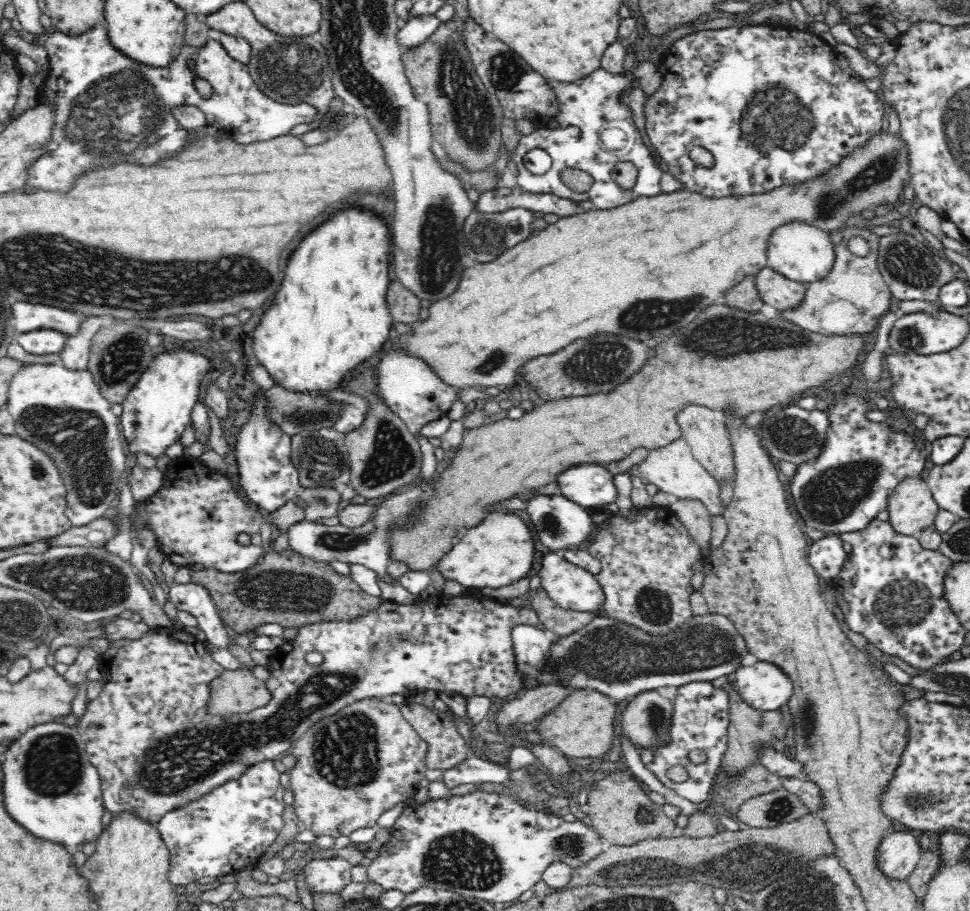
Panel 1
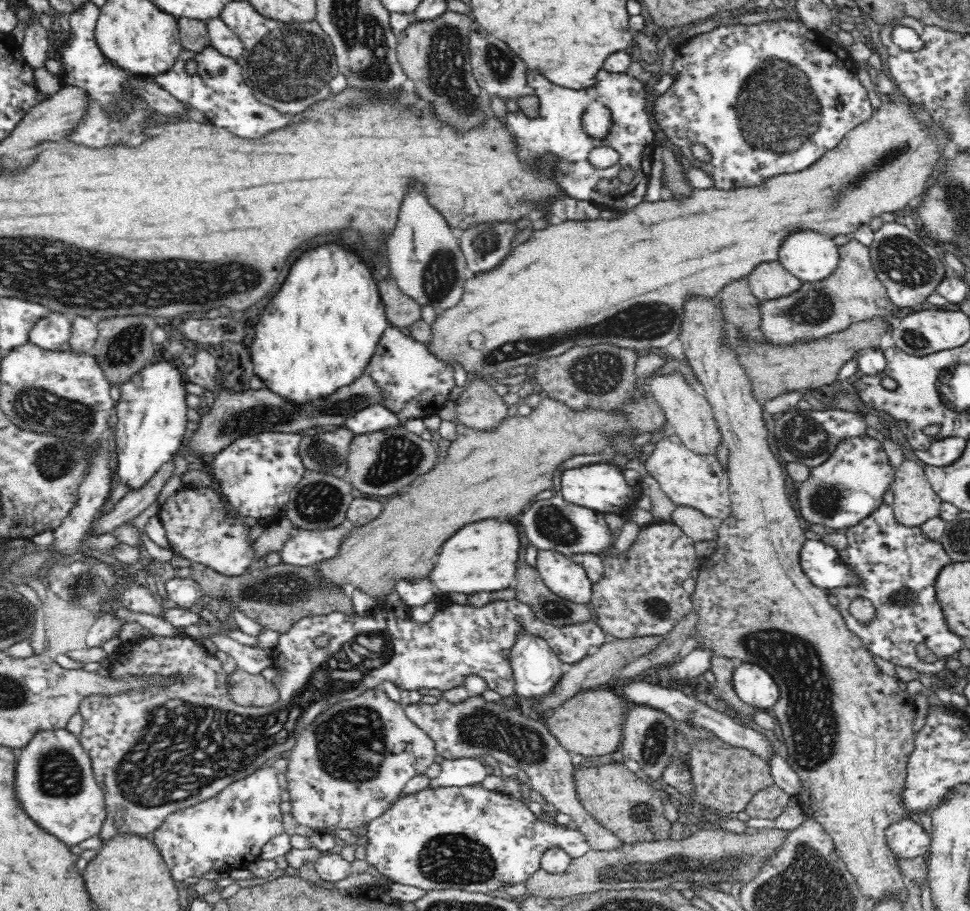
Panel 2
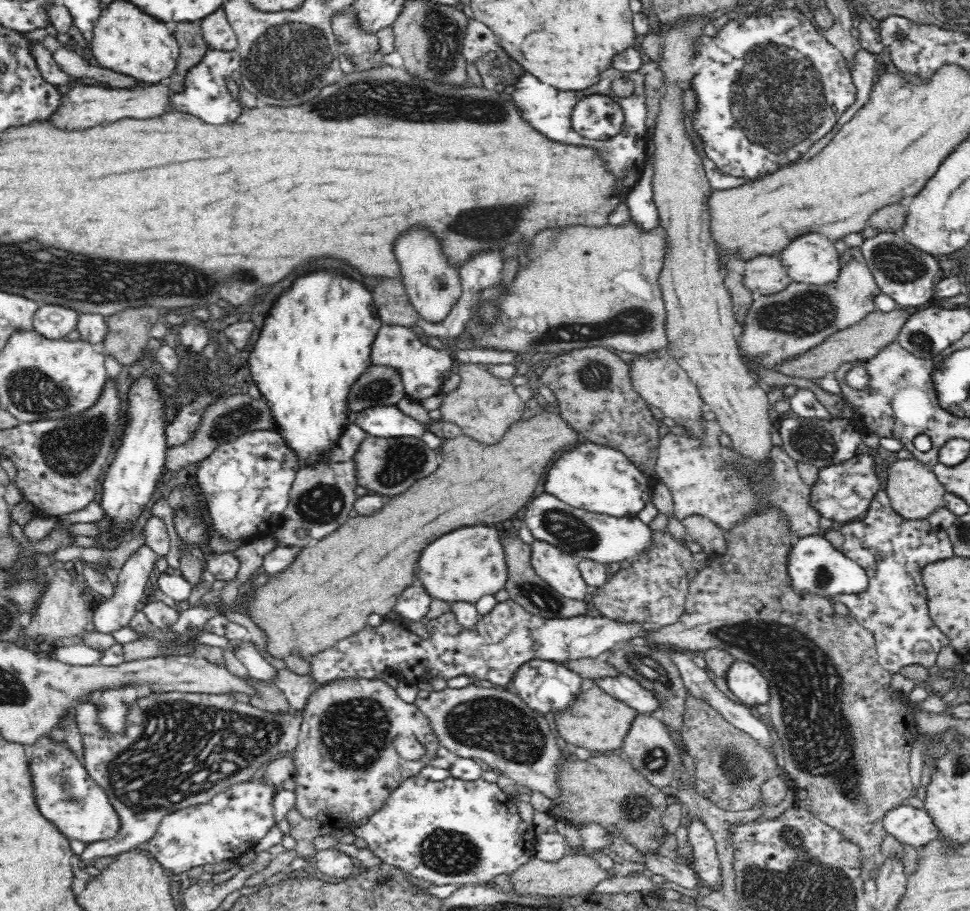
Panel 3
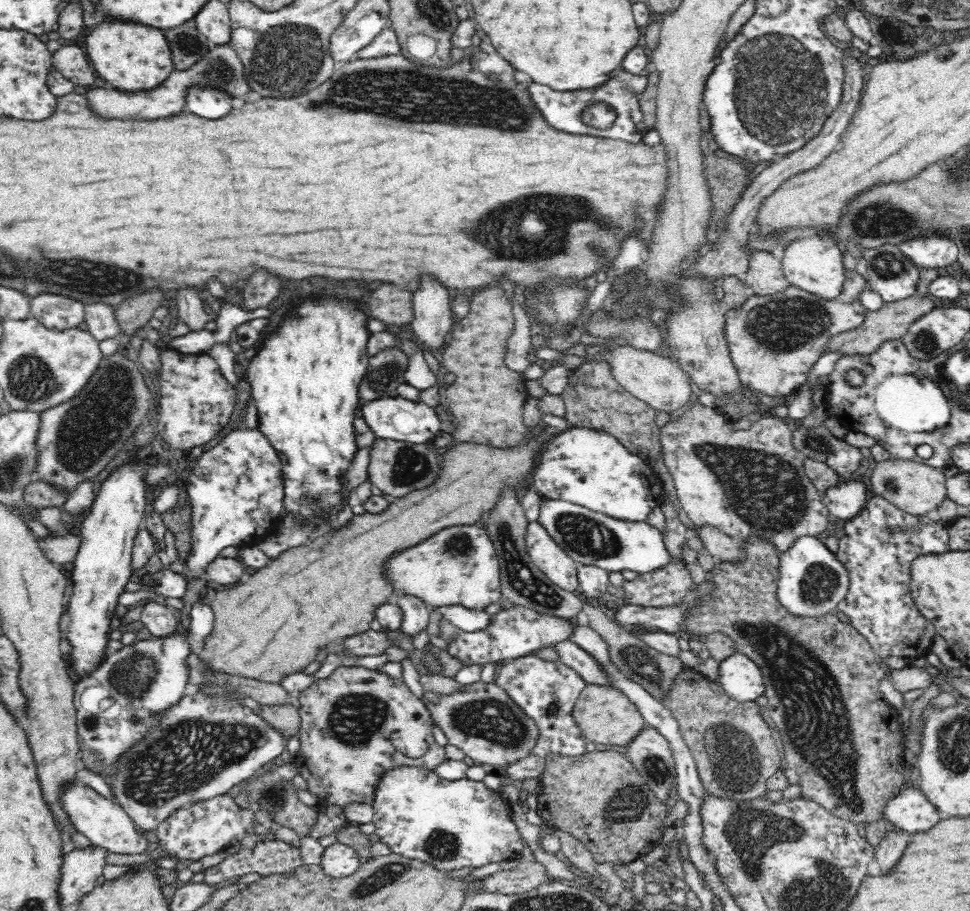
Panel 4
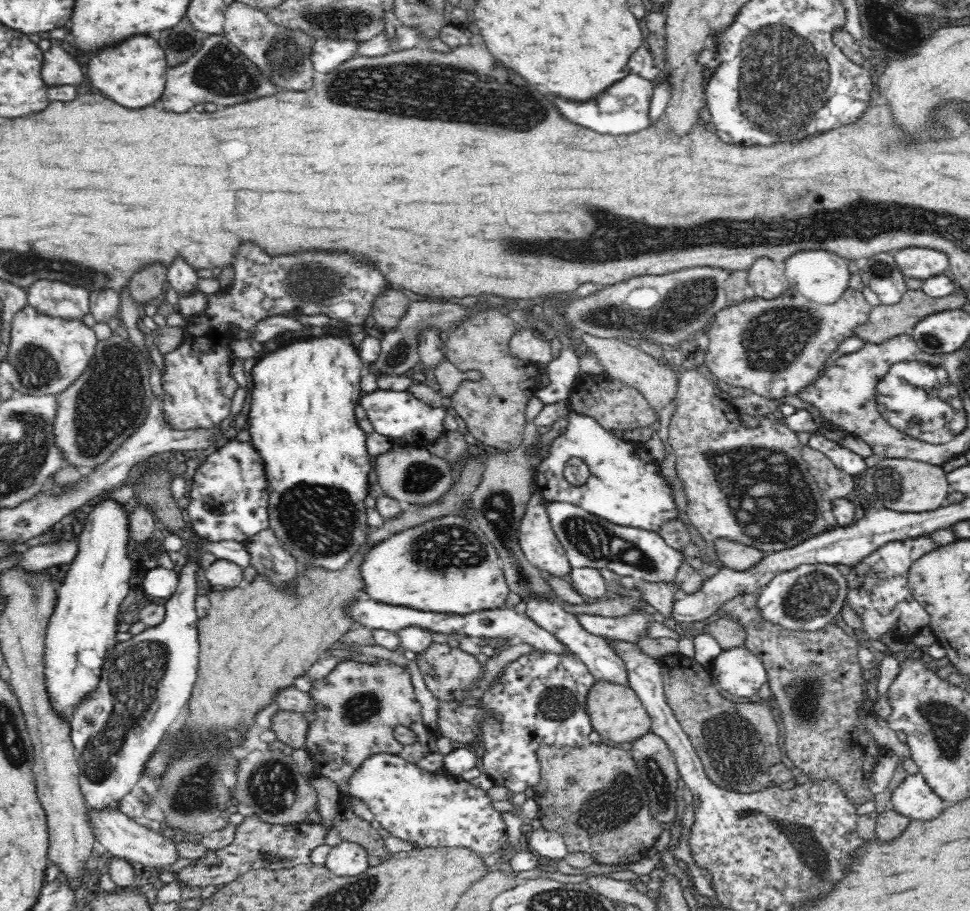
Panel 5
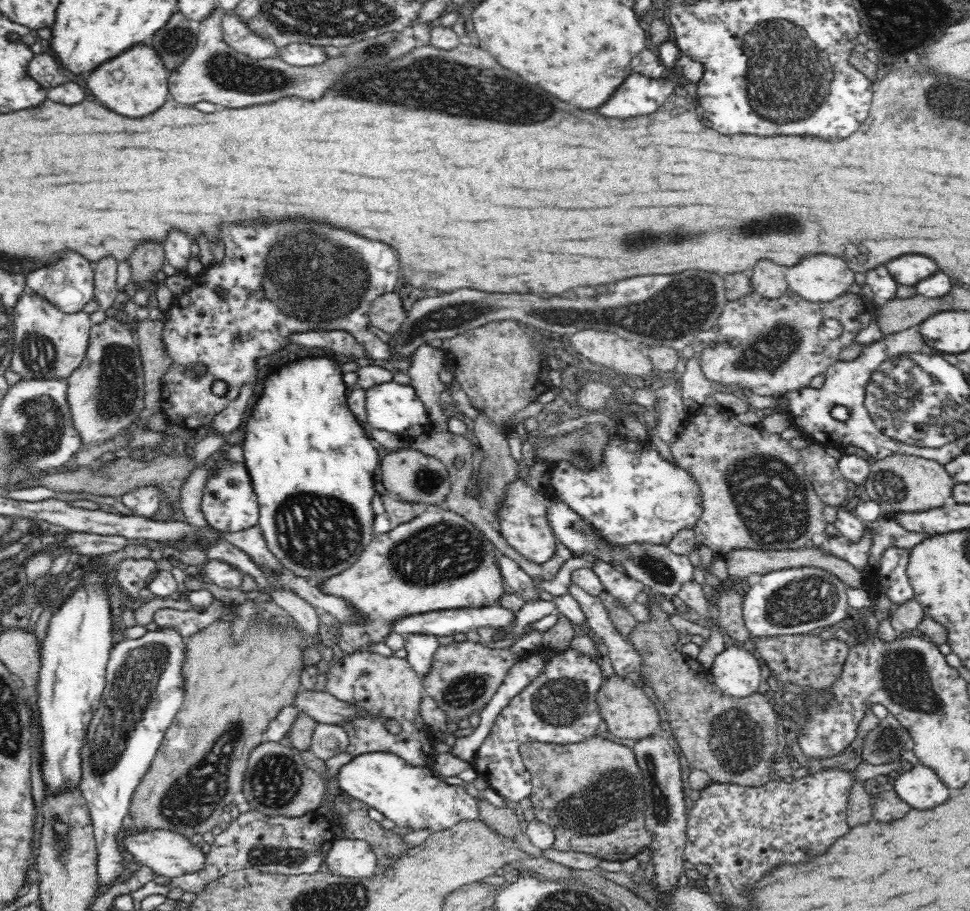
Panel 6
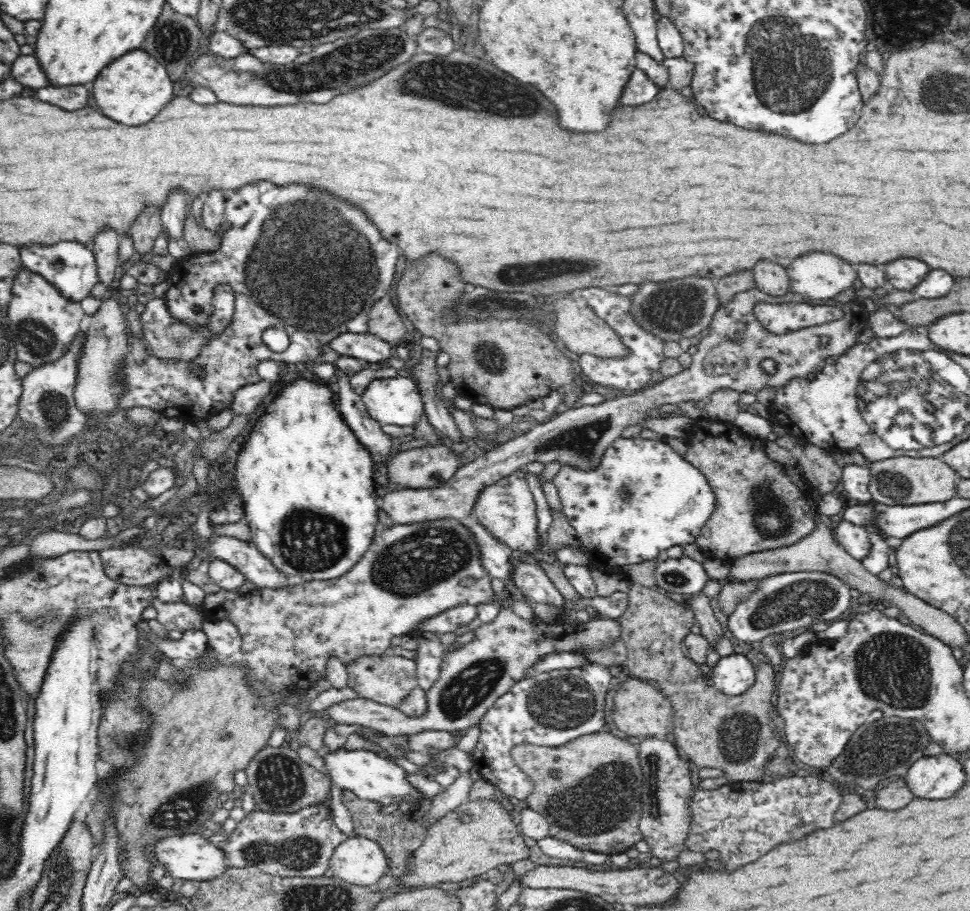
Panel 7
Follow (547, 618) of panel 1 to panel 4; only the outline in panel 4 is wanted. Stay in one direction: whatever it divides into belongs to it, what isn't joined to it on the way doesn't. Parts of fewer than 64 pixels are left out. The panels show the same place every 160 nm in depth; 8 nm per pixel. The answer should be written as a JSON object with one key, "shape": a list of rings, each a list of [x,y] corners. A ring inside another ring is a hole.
{"shape":[[[504,490],[502,500],[496,504],[496,508],[490,510],[490,514],[482,516],[482,520],[488,536],[494,540],[494,546],[496,546],[501,569],[500,585],[503,599],[543,615],[559,616],[564,619],[581,617],[585,605],[582,598],[553,584],[531,561],[525,544],[529,523],[514,490]]]}

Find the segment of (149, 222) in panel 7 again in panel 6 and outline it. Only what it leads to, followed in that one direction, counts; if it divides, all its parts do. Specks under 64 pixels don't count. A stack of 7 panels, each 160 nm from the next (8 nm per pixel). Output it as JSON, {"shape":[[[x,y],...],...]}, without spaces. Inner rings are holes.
{"shape":[[[140,244],[130,258],[132,289],[143,288],[143,284],[150,282],[158,271],[162,271],[165,262],[162,244]]]}

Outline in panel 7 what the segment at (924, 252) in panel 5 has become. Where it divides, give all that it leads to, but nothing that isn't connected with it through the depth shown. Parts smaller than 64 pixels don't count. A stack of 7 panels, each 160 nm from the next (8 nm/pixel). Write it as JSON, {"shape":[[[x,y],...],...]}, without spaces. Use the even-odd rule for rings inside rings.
{"shape":[[[900,258],[882,266],[893,288],[912,290],[920,280],[926,278],[930,266],[916,258]]]}

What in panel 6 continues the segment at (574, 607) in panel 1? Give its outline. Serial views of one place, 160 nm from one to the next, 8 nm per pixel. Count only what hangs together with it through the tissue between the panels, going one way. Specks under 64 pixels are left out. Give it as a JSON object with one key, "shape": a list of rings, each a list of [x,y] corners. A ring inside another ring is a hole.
{"shape":[[[515,481],[507,490],[503,507],[497,512],[498,532],[512,548],[523,557],[536,564],[545,564],[554,558],[558,550],[558,541],[547,519],[547,498],[549,495],[539,493],[524,481]]]}

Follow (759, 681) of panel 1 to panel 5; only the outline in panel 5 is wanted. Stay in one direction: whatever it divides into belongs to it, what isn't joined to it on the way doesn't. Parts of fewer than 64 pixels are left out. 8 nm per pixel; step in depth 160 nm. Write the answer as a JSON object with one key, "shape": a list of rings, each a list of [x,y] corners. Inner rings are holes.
{"shape":[[[744,646],[722,651],[709,670],[720,687],[740,698],[757,694],[768,678],[759,656]]]}

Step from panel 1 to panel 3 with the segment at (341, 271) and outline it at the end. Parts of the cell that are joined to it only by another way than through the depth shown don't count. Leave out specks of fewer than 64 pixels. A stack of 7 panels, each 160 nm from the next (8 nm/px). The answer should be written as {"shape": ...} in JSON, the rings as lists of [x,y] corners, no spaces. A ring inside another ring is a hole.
{"shape":[[[318,270],[318,272],[310,272],[306,276],[300,276],[288,292],[284,292],[272,306],[272,310],[268,312],[264,325],[260,331],[259,338],[249,354],[248,364],[253,378],[253,382],[257,386],[272,409],[275,422],[277,422],[277,431],[287,440],[289,447],[299,456],[299,460],[306,460],[308,464],[322,463],[322,454],[328,452],[328,448],[338,440],[342,430],[351,417],[346,414],[346,396],[350,387],[366,372],[366,369],[371,365],[371,348],[378,330],[384,326],[379,320],[379,315],[374,308],[373,293],[362,282],[348,278],[344,272],[340,270]]]}

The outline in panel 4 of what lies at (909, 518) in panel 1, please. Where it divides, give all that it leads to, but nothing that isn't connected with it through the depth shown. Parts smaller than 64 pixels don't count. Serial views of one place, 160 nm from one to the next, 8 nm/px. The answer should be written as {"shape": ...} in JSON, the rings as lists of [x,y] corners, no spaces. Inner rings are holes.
{"shape":[[[890,458],[874,464],[870,484],[876,495],[883,496],[896,508],[914,516],[924,516],[936,510],[947,499],[946,476],[942,468],[932,468],[914,460]]]}

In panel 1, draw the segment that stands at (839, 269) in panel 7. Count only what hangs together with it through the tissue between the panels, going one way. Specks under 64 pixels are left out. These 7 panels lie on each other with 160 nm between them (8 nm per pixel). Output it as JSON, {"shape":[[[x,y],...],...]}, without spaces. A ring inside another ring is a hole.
{"shape":[[[800,221],[788,222],[778,226],[768,239],[766,246],[767,266],[787,279],[801,283],[812,283],[824,278],[834,264],[834,245],[830,234],[812,224]]]}

